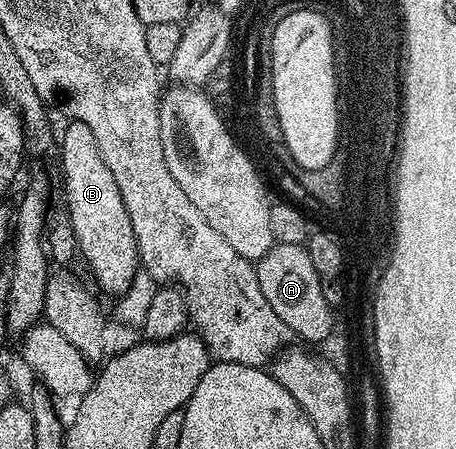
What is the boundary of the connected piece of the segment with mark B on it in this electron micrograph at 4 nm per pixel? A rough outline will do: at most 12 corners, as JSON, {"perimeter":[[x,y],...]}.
{"perimeter":[[92,129],[62,132],[77,249],[117,298],[140,270],[120,186]]}

